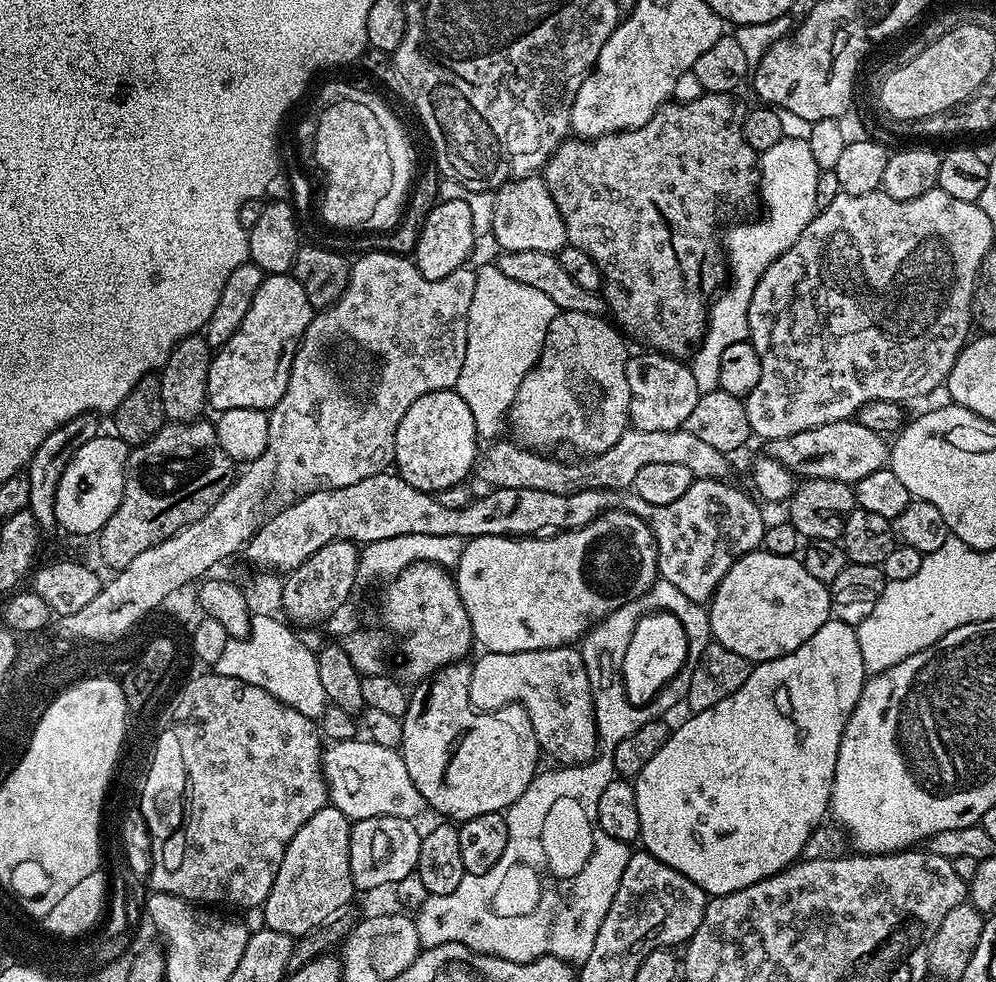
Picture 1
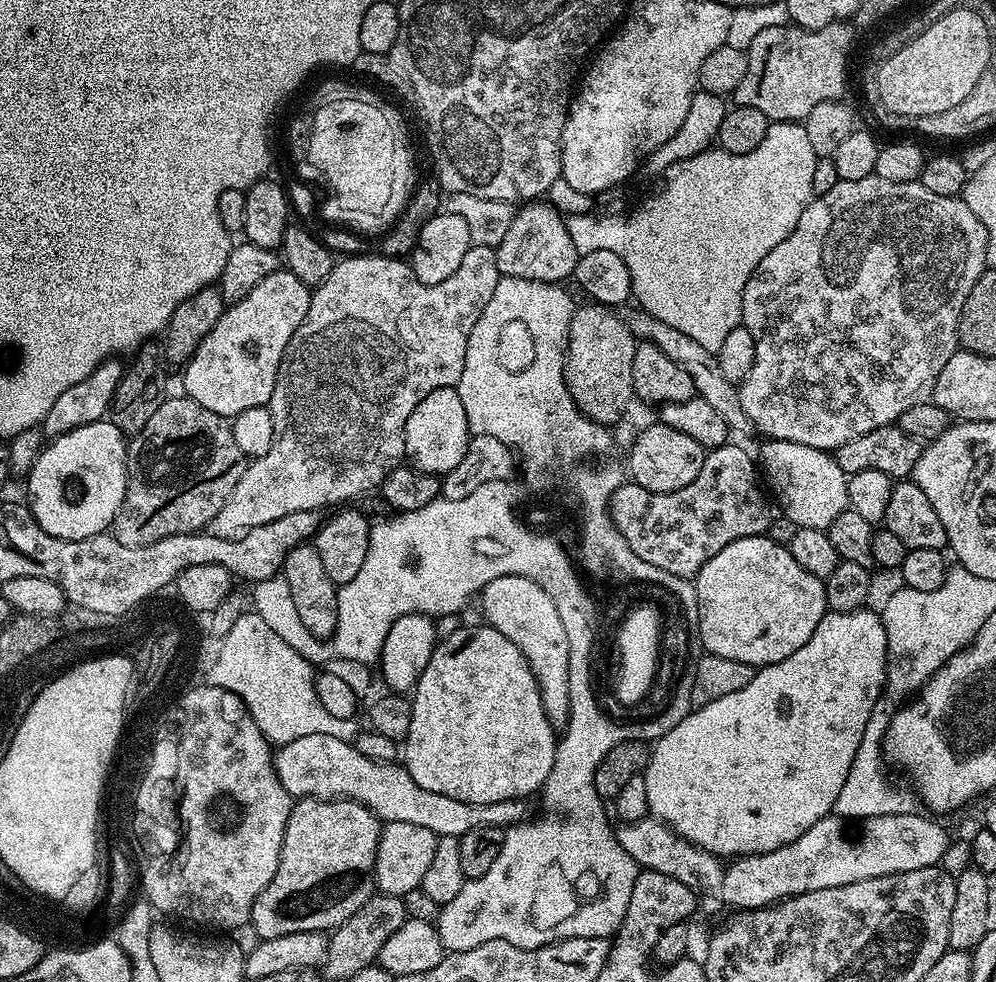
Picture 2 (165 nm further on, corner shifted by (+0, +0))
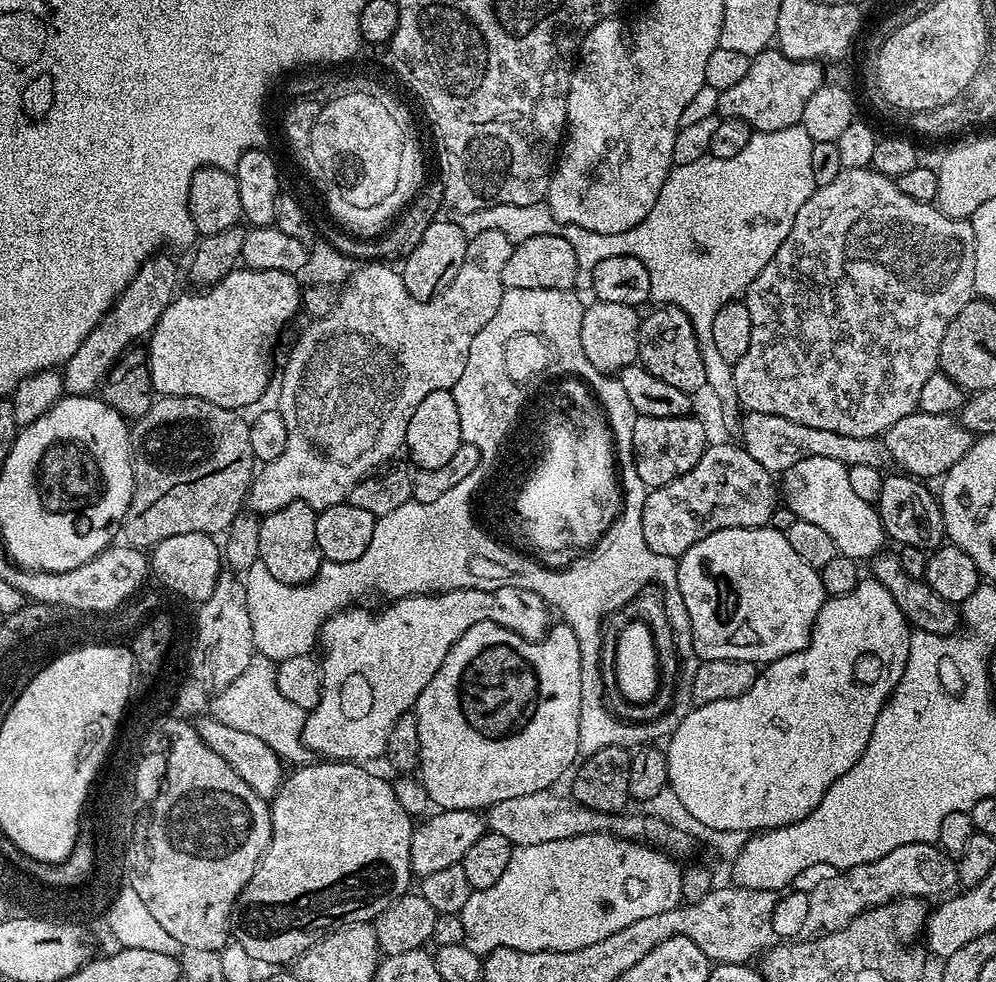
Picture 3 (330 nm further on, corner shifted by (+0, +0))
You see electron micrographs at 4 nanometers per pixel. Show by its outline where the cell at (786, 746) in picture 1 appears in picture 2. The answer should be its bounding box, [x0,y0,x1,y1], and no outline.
[642,606,888,858]

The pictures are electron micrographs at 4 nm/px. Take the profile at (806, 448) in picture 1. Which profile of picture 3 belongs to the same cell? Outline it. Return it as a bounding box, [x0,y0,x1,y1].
[882,410,974,478]

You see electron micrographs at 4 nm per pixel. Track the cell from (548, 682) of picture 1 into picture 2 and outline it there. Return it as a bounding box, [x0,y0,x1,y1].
[479,575,570,727]

